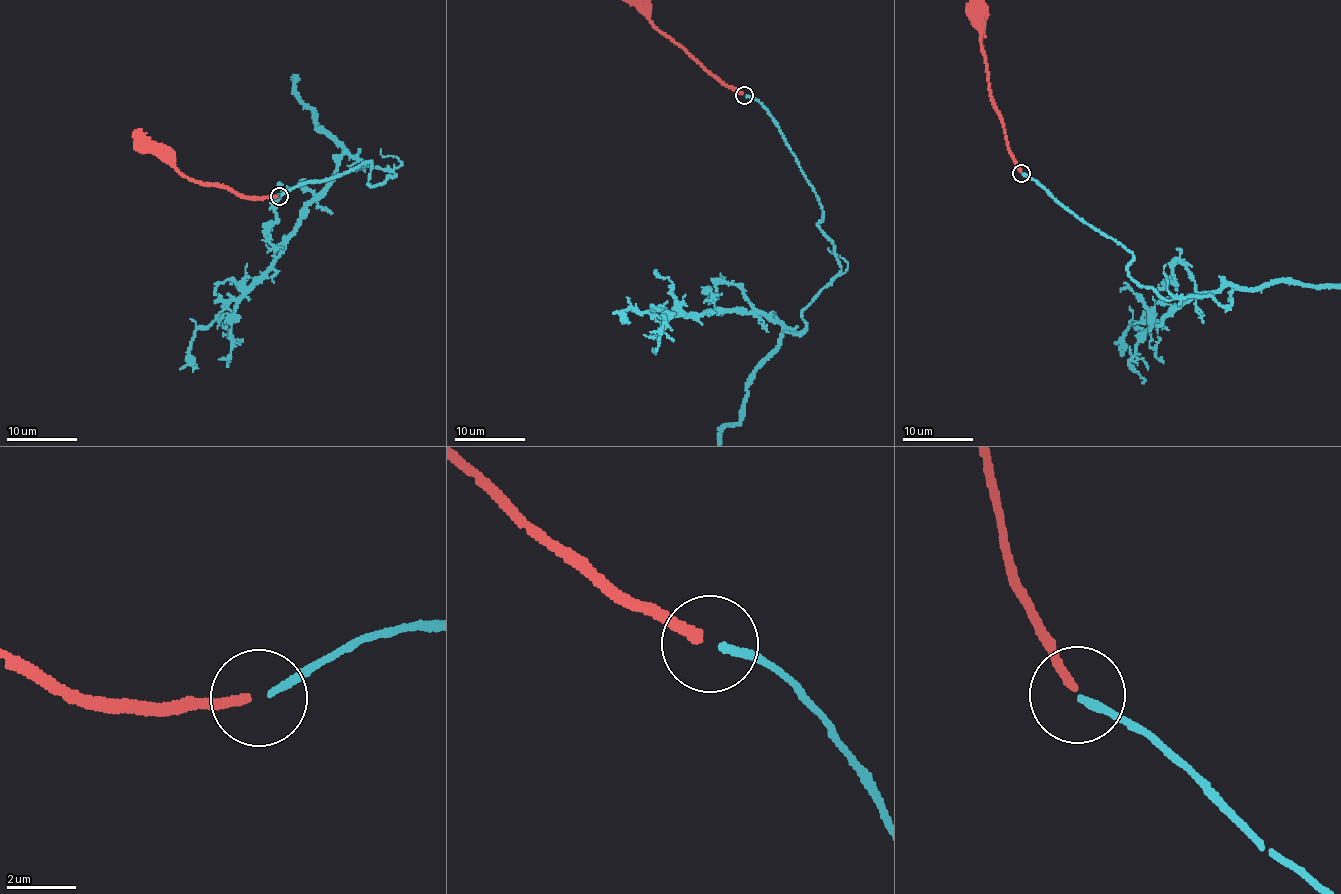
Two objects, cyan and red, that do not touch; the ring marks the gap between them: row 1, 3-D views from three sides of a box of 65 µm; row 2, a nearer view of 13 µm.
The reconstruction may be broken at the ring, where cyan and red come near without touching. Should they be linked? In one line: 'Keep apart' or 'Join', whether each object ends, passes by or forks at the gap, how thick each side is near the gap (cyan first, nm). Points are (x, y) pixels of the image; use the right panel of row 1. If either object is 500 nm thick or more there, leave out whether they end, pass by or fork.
Keep apart. At the ring cyan ends. At the ring red ends. Thickness 190 nm (cyan) against 280 nm

